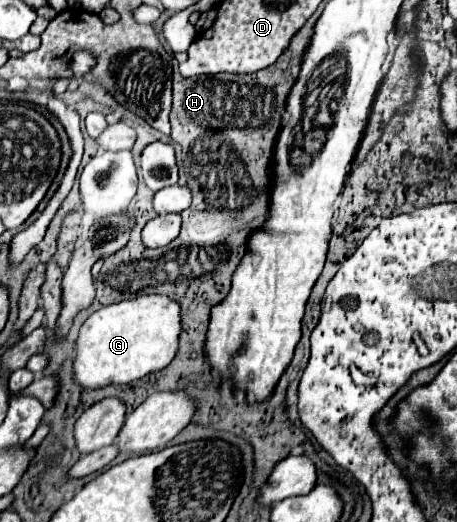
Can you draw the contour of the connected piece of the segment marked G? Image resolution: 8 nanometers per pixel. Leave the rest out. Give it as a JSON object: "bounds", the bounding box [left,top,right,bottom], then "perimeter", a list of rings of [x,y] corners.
{"bounds":[73,295,181,389],"perimeter":[[[141,295],[131,301],[119,301],[95,311],[81,327],[77,355],[73,361],[79,385],[99,389],[105,385],[123,385],[167,367],[179,347],[181,305],[167,295]]]}

